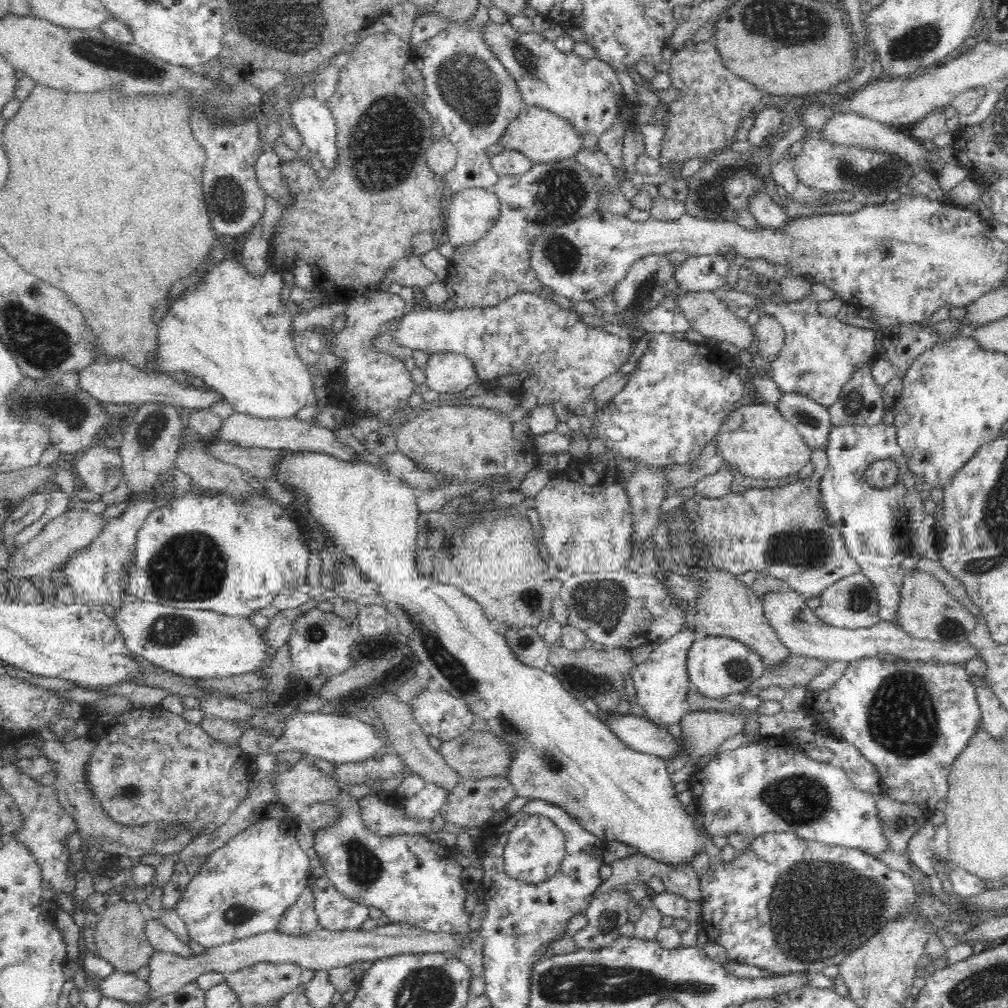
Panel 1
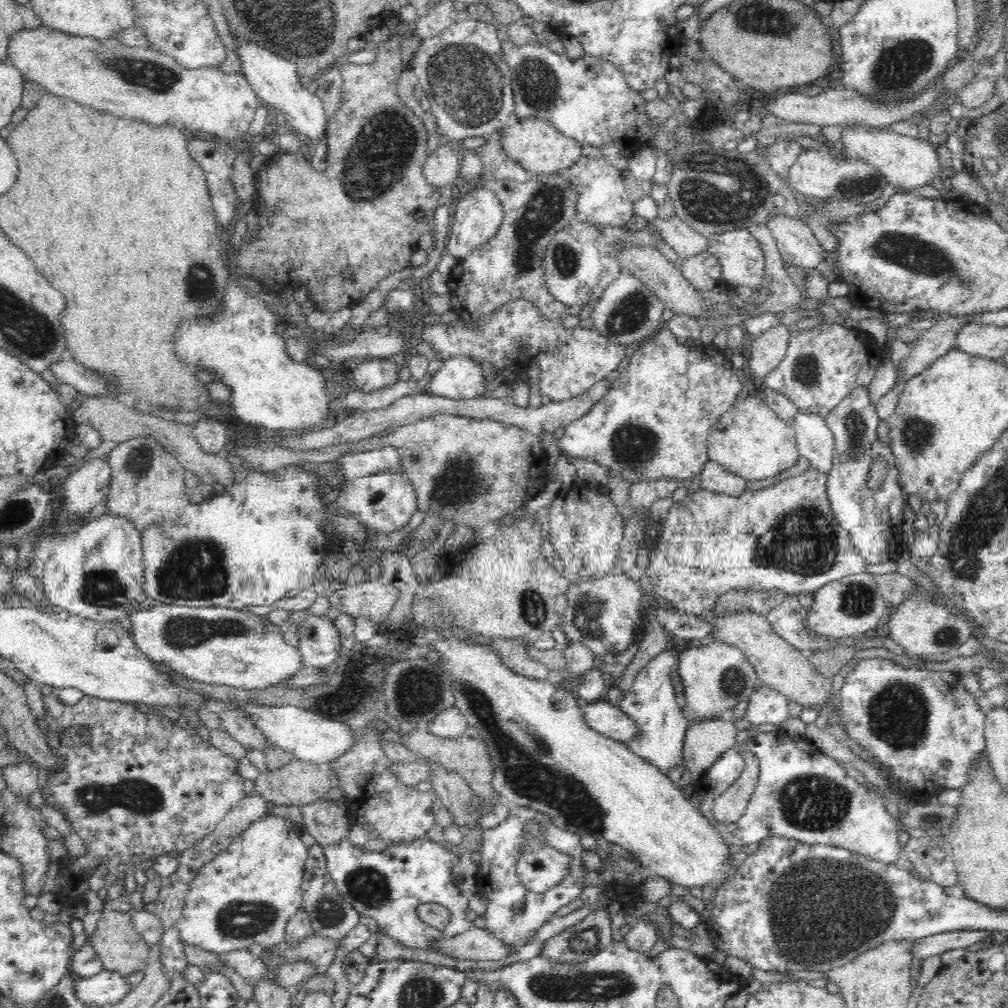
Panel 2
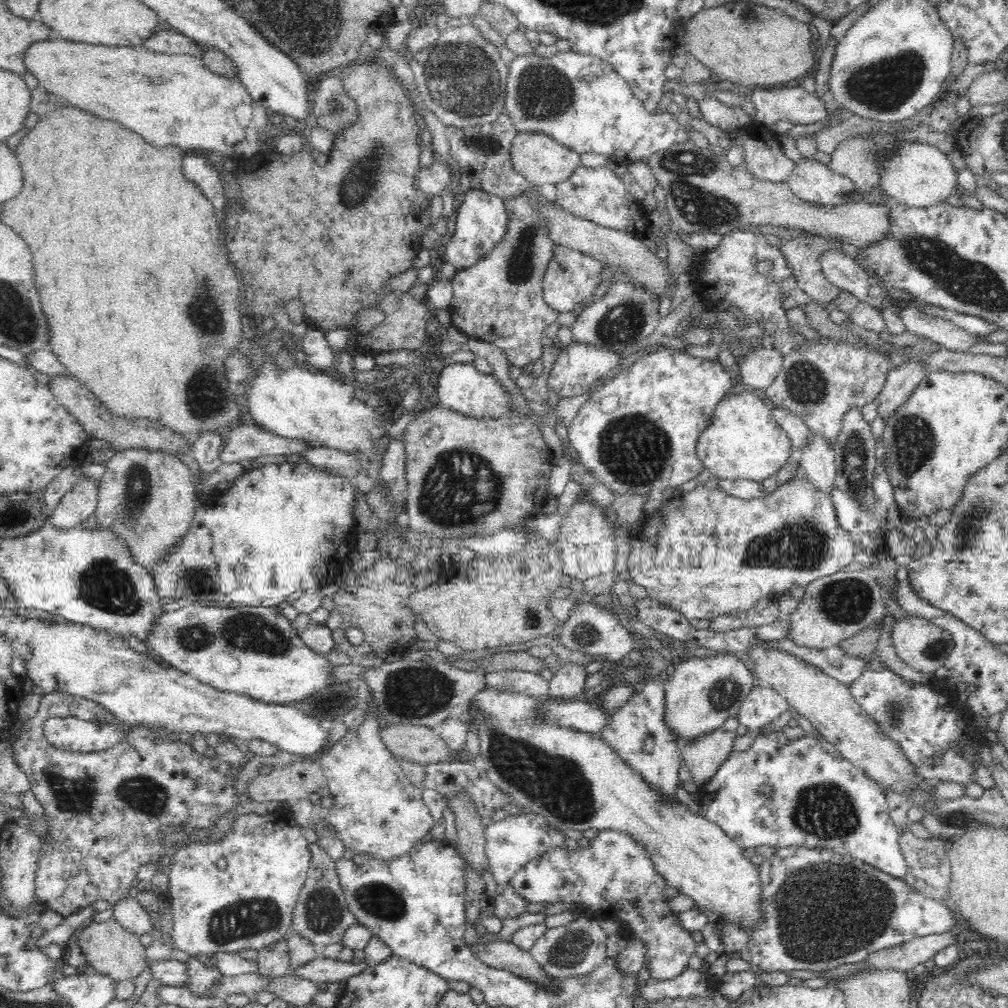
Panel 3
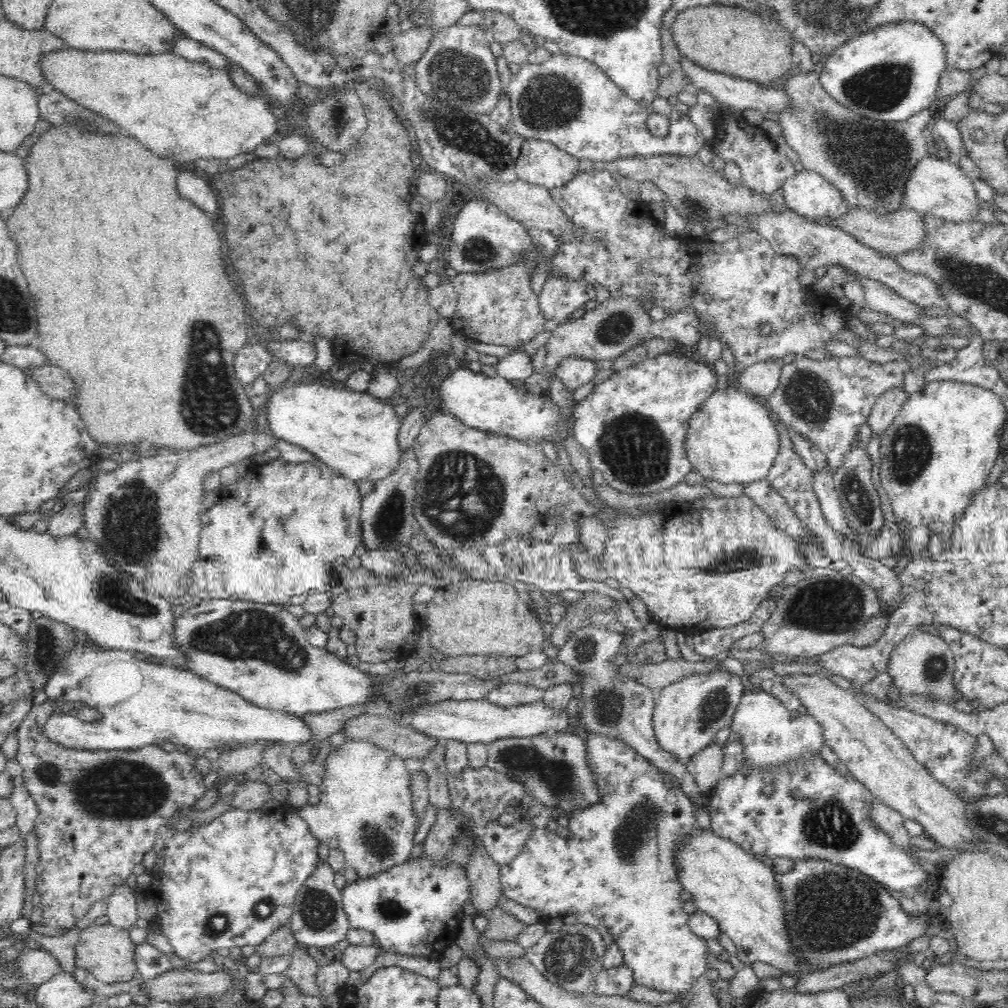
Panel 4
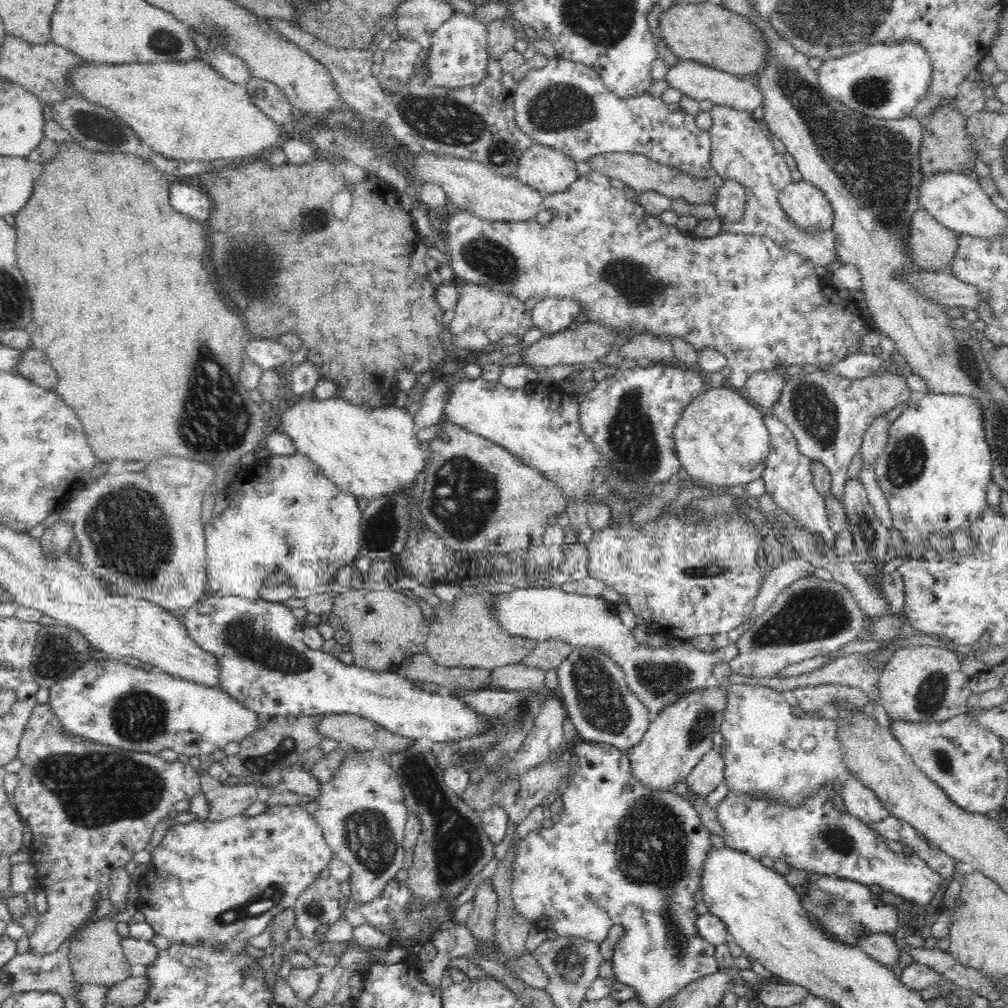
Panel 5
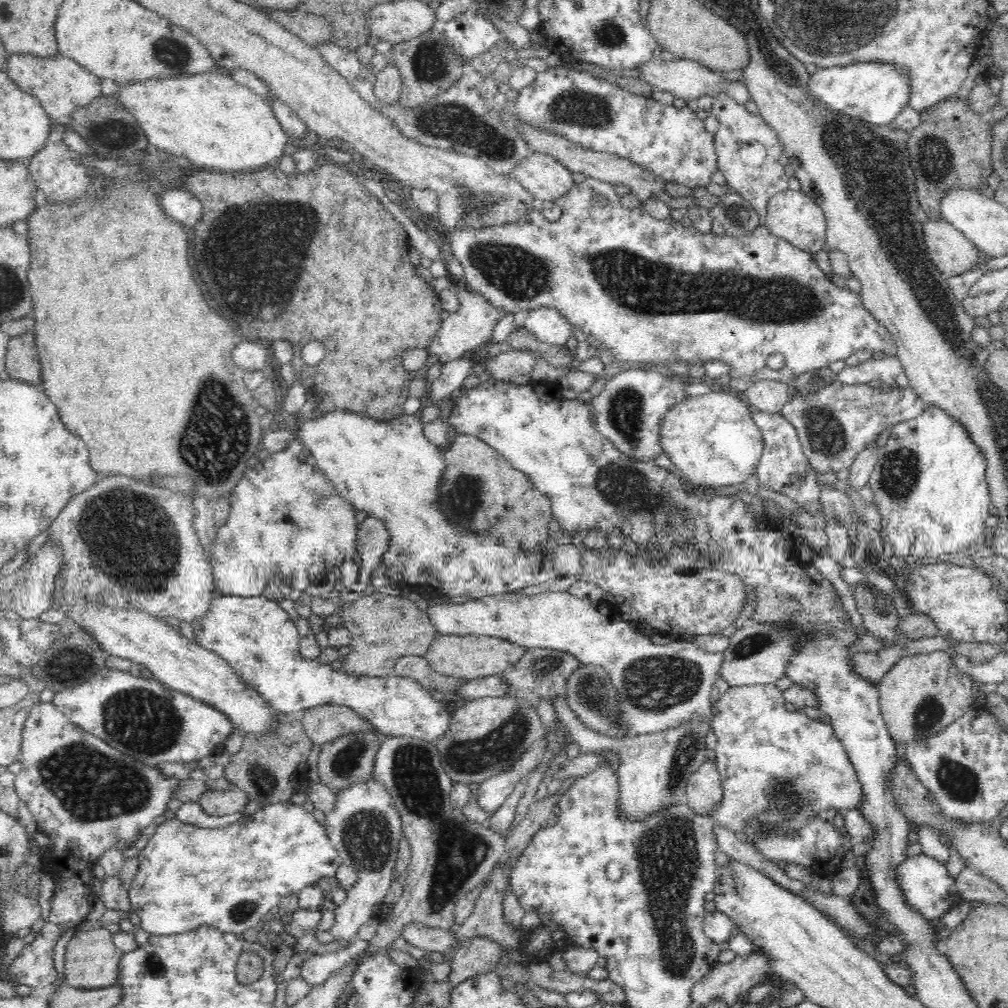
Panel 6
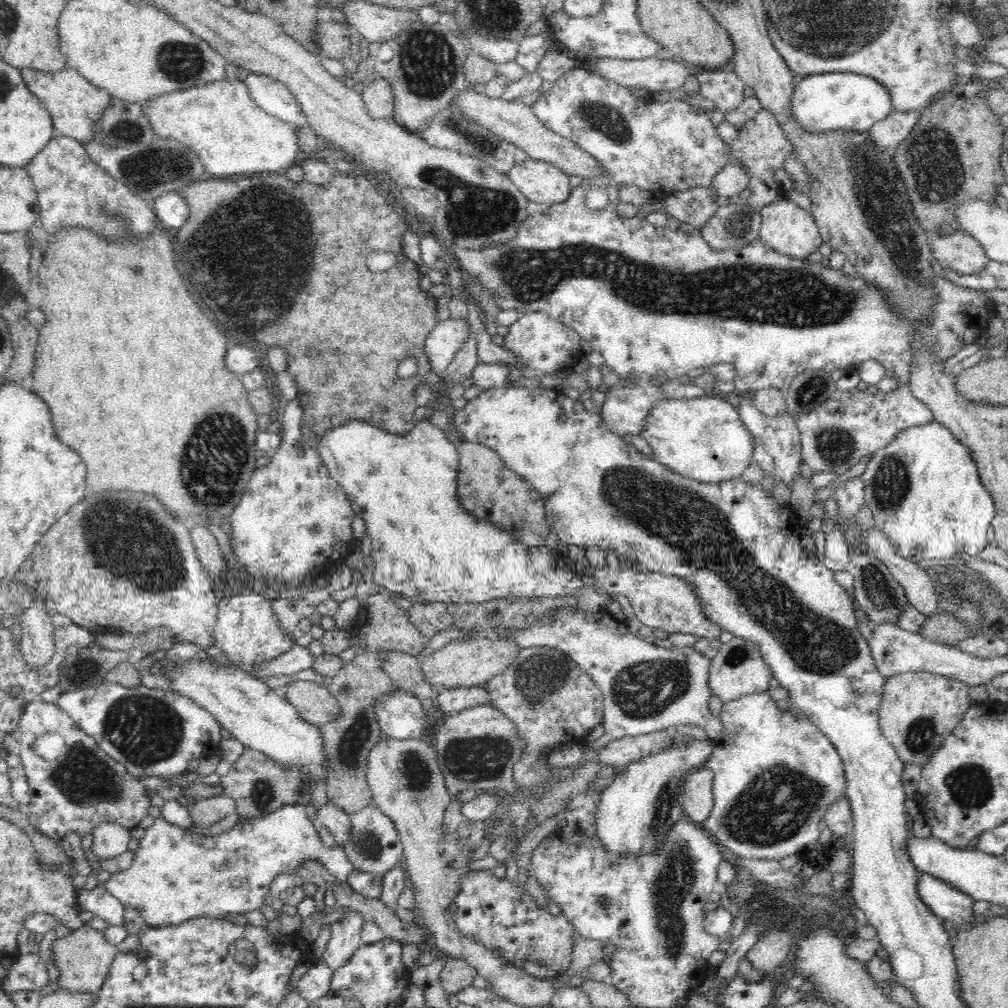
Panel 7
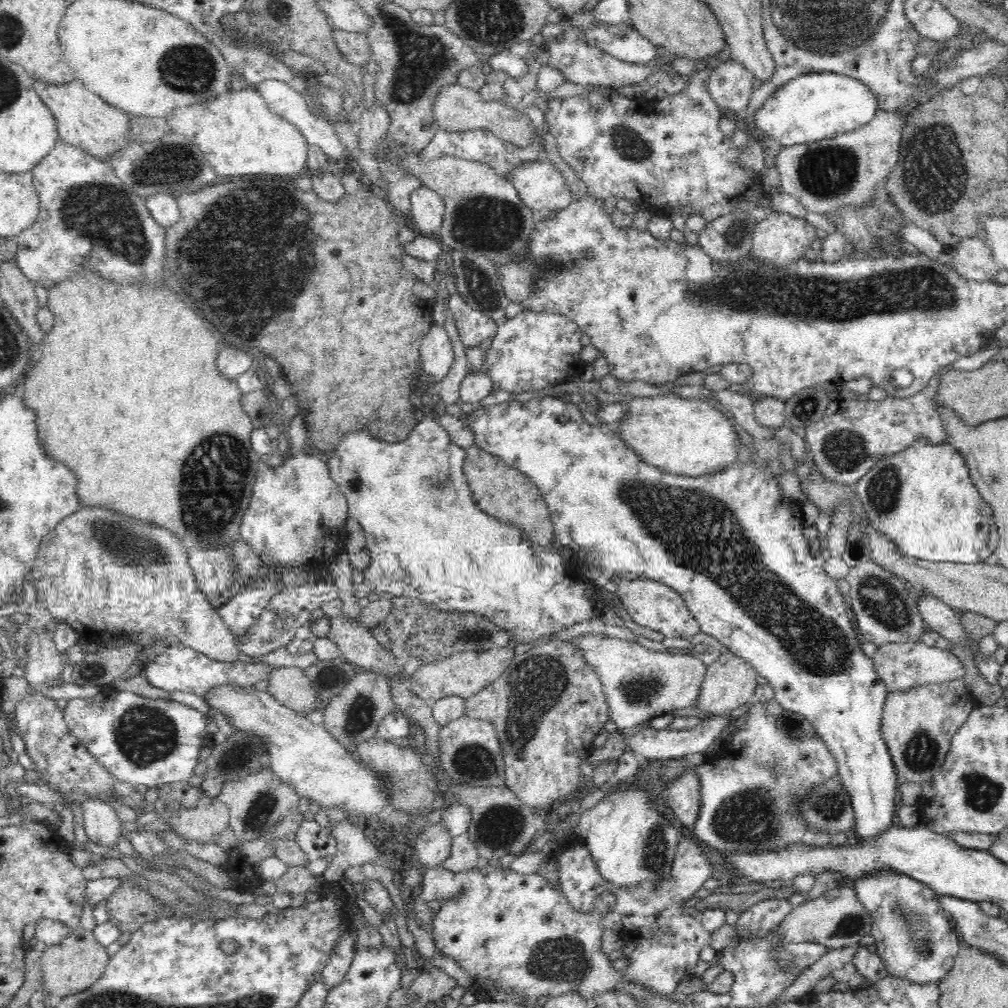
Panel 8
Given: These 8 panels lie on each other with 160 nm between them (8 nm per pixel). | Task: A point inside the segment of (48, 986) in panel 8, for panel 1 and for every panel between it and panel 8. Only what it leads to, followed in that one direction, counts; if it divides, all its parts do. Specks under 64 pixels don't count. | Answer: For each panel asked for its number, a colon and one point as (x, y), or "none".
1: (120, 938)
2: (121, 948)
3: (109, 948)
4: (107, 951)
5: (98, 956)
6: (92, 961)
7: (84, 958)

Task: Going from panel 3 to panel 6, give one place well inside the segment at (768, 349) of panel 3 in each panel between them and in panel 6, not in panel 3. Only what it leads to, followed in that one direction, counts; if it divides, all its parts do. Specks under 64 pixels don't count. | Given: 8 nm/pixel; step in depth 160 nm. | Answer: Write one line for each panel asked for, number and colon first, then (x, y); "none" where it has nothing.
4: (759, 379)
5: (763, 388)
6: (769, 396)

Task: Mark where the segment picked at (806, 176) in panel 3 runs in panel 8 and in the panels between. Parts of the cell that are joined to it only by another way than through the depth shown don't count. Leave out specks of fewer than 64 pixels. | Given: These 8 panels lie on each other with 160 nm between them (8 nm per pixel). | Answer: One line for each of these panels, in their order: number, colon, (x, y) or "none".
4: (808, 194)
5: (808, 206)
6: (795, 217)
7: (787, 227)
8: (780, 238)

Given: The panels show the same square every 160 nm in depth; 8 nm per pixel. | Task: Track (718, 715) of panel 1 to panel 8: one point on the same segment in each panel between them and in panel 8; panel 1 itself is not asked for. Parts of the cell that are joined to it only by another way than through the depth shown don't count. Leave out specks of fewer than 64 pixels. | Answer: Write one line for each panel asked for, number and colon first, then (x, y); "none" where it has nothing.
2: (705, 740)
3: (703, 755)
4: (705, 767)
5: (709, 773)
6: (704, 791)
7: (698, 795)
8: (683, 796)

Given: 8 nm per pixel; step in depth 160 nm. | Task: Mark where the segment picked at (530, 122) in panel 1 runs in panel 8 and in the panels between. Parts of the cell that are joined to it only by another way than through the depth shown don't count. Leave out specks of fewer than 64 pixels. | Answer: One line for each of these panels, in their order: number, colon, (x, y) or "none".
2: (538, 146)
3: (546, 163)
4: (541, 163)
5: (546, 170)
6: (546, 178)
7: (541, 182)
8: (540, 184)

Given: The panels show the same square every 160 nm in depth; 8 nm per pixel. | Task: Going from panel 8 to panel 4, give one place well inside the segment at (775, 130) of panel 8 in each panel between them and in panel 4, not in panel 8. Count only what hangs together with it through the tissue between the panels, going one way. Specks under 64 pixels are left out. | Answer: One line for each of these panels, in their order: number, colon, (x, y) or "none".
4: (889, 73)
5: (887, 80)
6: (875, 91)
7: (822, 102)

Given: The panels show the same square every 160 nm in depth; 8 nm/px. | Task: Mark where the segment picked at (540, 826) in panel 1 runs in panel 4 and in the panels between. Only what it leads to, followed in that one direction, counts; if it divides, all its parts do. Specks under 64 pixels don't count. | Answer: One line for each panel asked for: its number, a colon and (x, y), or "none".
2: (539, 866)
3: (613, 879)
4: (617, 871)

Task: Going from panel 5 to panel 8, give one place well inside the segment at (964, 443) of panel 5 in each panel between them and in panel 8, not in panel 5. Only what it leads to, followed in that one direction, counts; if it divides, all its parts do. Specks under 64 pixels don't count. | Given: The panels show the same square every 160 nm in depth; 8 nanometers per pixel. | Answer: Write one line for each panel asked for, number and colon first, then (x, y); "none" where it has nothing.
6: (930, 487)
7: (924, 488)
8: (922, 498)

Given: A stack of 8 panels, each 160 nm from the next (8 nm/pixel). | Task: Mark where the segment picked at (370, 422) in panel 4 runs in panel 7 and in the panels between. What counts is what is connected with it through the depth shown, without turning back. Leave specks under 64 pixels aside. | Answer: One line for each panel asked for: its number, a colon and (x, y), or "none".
5: (368, 451)
6: (387, 467)
7: (423, 543)

